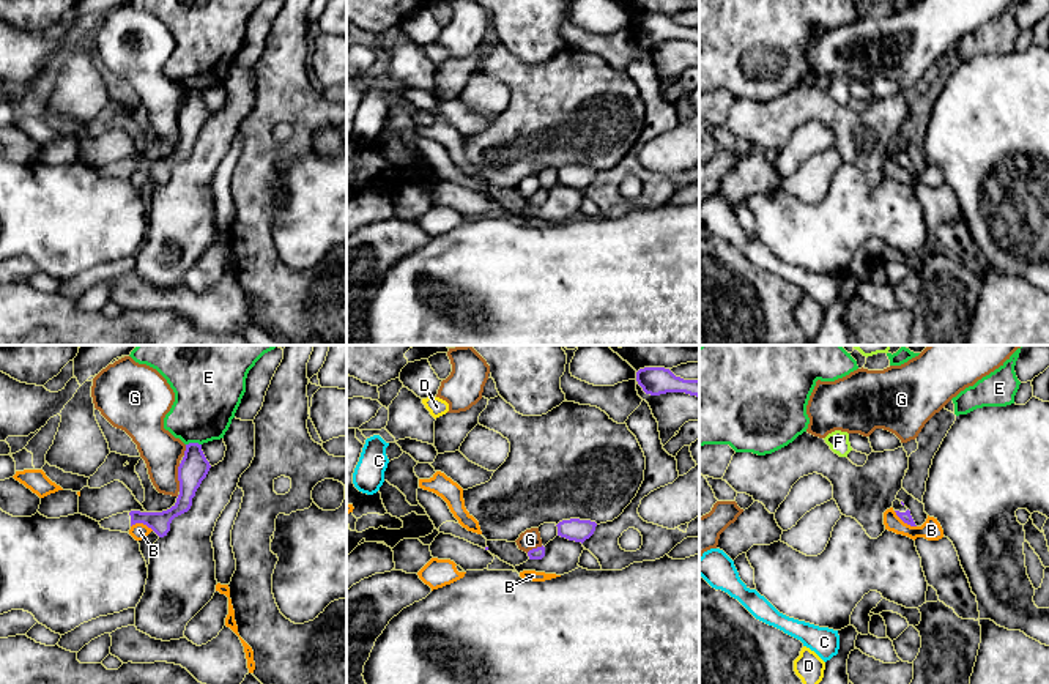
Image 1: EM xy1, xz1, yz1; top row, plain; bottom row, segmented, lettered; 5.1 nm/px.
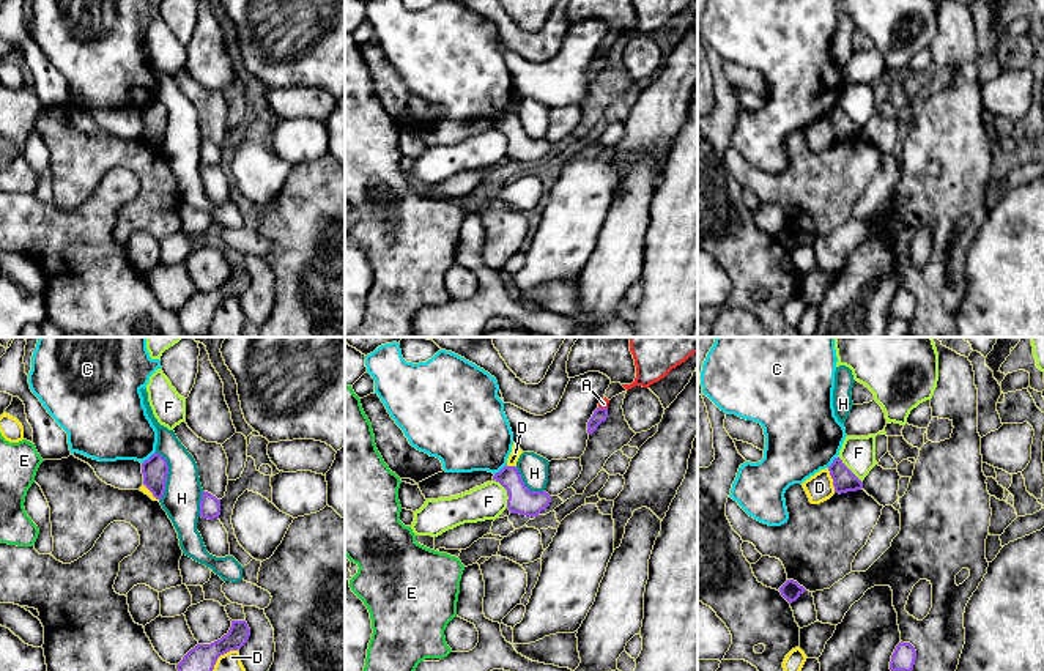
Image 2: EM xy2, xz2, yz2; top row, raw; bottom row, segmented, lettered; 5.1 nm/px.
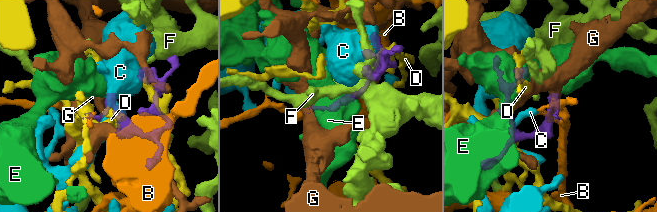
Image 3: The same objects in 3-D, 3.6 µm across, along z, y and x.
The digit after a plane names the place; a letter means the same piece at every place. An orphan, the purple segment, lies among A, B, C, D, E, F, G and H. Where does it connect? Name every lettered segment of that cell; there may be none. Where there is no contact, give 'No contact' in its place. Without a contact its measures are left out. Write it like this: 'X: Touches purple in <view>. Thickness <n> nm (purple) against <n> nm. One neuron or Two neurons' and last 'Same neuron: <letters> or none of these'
A: Touches purple in xz2. Thickness 70 nm (purple) against 50 nm. Two neurons
B: Touches purple in yz1. Thickness 60 nm (purple) against 110 nm. Two neurons
C: Touches purple in xy2. Thickness 140 nm (purple) against 360 nm. Two neurons
D: Touches purple in xy2. Thickness 140 nm (purple) against 100 nm. Two neurons
E: Touches purple in xy1. Thickness 150 nm (purple) against 320 nm. Two neurons
F: Touches purple in xz2. Thickness 140 nm (purple) against 180 nm. Two neurons
G: Touches purple in xy1. Thickness 150 nm (purple) against 200 nm. Two neurons
H: Touches purple in xy2. Thickness 140 nm (purple) against 190 nm. Two neurons
Same neuron: none of these

